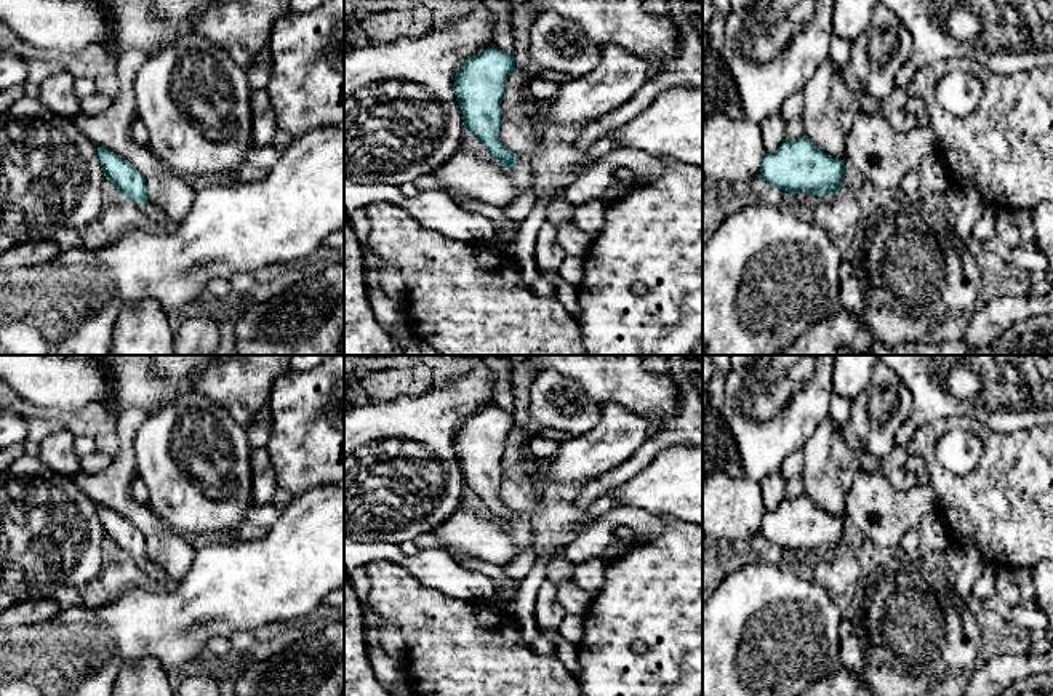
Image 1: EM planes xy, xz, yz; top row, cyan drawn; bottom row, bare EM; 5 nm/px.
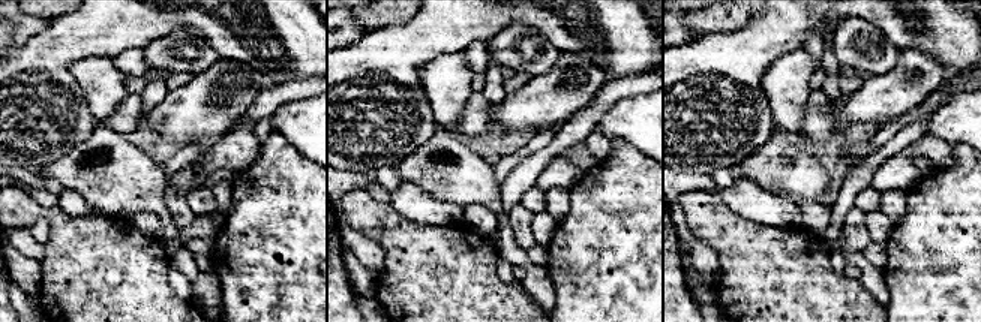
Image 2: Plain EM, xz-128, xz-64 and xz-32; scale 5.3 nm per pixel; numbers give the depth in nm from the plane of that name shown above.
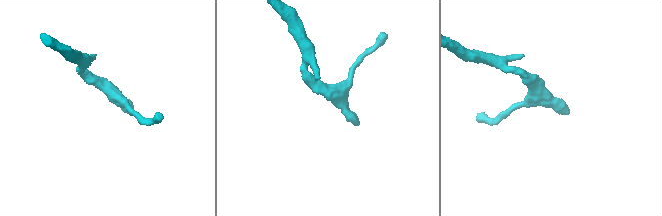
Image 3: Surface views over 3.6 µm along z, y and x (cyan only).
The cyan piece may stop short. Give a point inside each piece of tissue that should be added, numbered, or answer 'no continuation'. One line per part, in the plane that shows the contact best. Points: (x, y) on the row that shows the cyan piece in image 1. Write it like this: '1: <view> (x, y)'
no continuation

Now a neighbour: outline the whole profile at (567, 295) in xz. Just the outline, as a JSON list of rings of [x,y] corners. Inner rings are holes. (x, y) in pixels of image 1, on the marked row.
[[[551,274],[549,280],[555,286],[557,301],[578,320],[581,317],[578,286],[570,285],[559,274]]]

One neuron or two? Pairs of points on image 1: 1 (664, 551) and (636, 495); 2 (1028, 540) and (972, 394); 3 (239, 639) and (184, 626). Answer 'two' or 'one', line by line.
1: two
2: two
3: two

